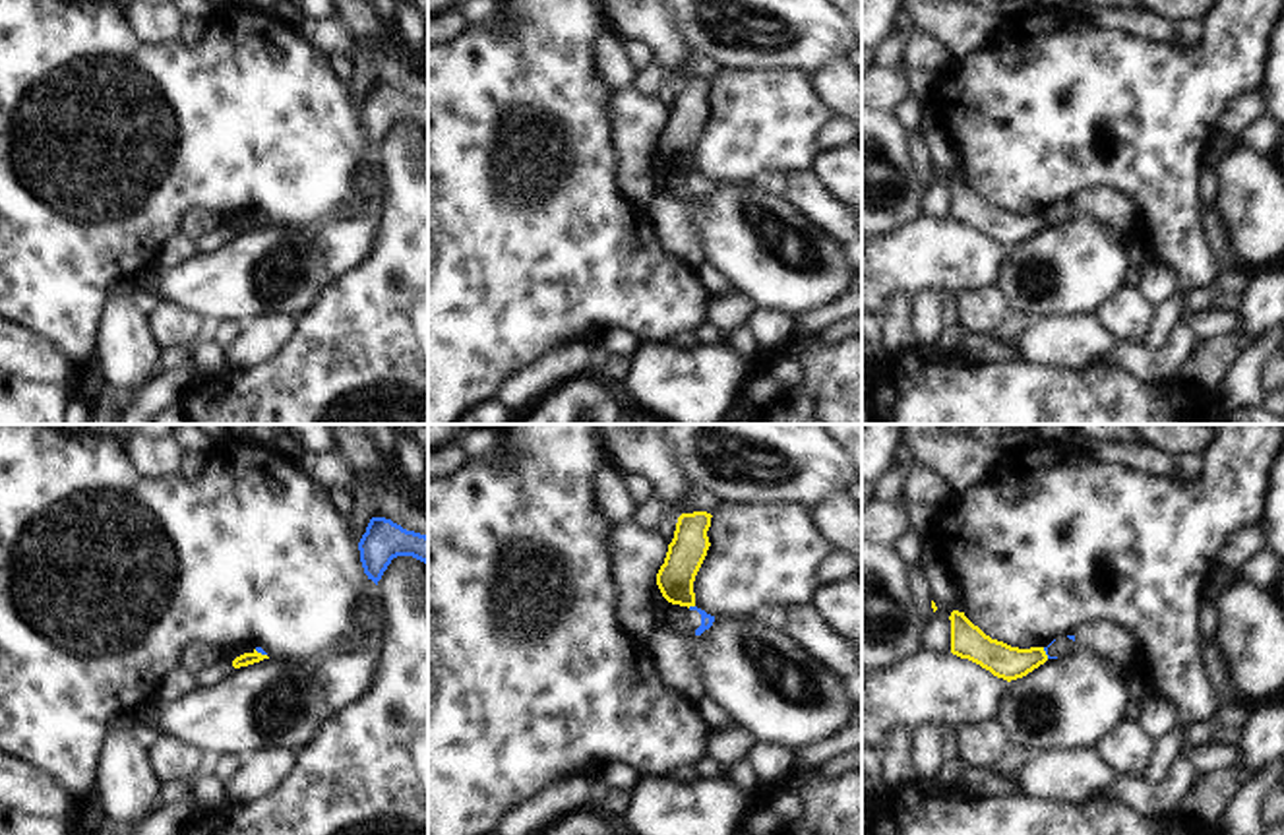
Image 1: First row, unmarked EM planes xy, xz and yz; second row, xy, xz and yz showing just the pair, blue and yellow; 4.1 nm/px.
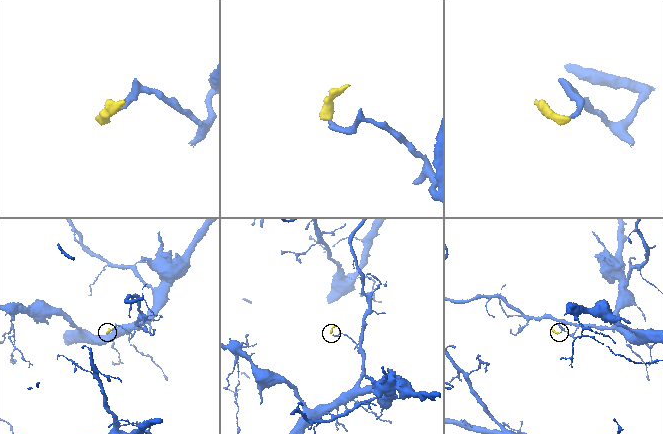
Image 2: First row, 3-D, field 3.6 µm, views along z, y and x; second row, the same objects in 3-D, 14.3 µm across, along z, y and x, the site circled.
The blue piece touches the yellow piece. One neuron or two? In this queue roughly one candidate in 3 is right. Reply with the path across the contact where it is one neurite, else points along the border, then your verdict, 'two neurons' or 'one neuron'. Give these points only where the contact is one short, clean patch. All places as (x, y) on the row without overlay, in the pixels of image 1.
along xz (694, 171), (688, 173) | two neurons

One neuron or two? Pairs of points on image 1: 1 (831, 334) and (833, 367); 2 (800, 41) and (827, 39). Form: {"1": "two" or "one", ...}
{"1": "two", "2": "one"}

